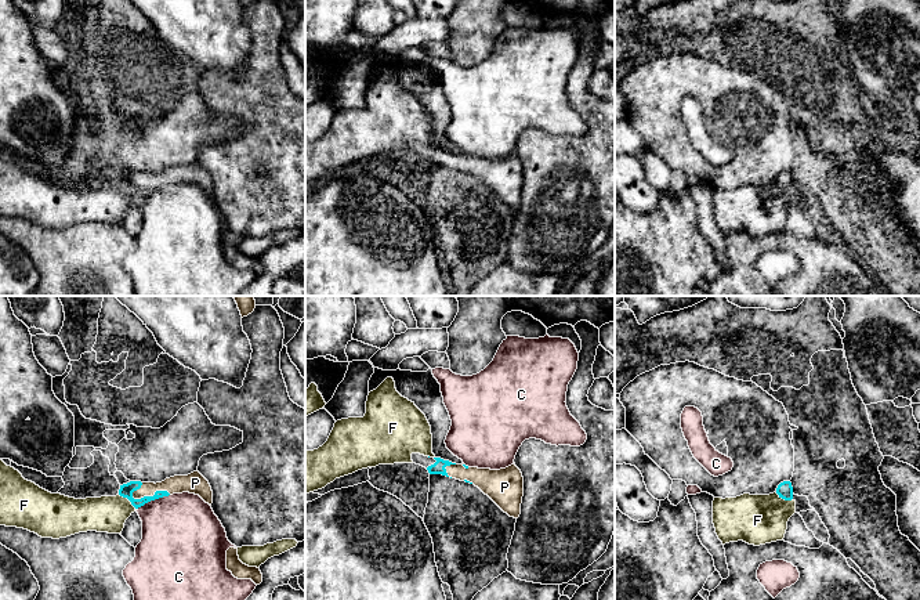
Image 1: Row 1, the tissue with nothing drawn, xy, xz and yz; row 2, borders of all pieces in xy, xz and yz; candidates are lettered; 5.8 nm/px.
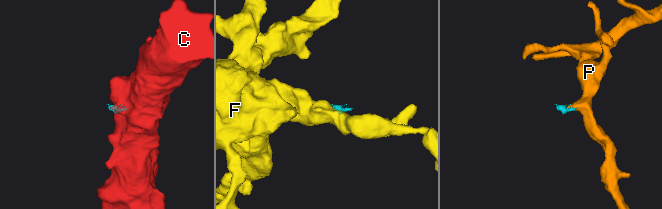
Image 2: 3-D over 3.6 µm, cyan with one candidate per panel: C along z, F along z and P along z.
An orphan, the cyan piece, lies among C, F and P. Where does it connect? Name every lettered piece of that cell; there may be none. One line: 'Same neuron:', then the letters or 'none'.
Same neuron: P

